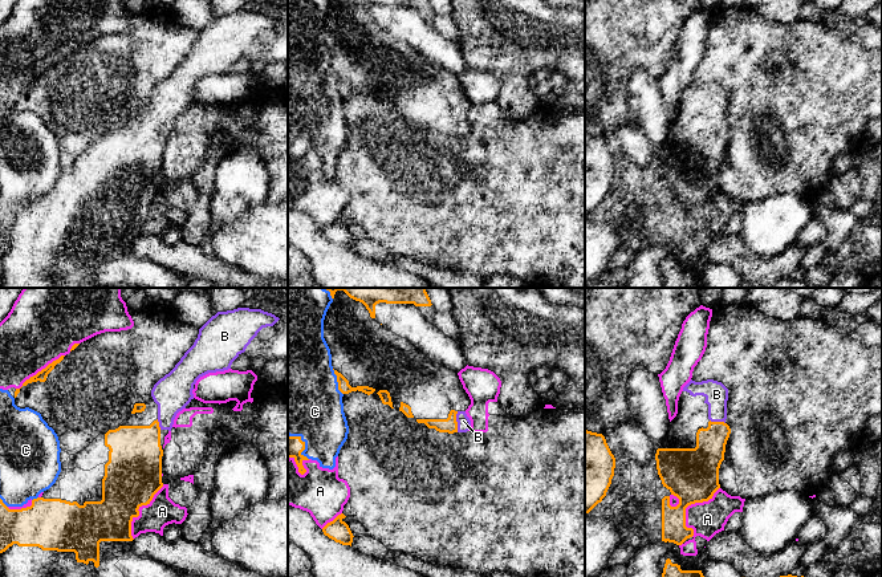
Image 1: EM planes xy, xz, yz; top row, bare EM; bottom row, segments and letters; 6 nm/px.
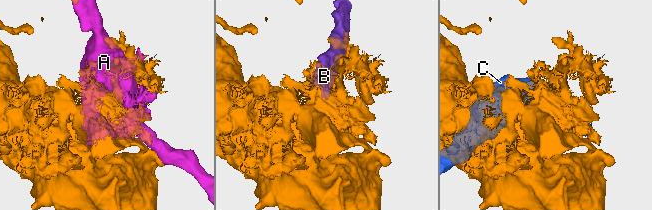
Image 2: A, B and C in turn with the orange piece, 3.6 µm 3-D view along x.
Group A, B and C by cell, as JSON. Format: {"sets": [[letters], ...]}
{"sets": [["A", "C"], ["B"]]}

